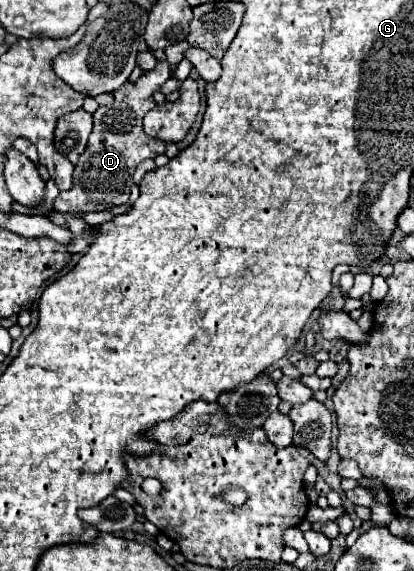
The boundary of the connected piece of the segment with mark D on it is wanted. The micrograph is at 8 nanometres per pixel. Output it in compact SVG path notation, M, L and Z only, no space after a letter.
M158 62L154 70L142 74L134 84L126 82L120 90L114 92L114 102L108 106L100 106L94 112L94 130L90 134L86 150L80 154L78 164L74 166L74 184L68 192L60 192L54 200L54 210L62 214L88 214L110 210L112 206L120 206L128 202L132 174L136 166L146 158L156 158L158 154L166 152L166 144L158 142L144 134L142 120L146 112L150 112L156 102L152 94L160 90L160 86L170 78L170 64Z

